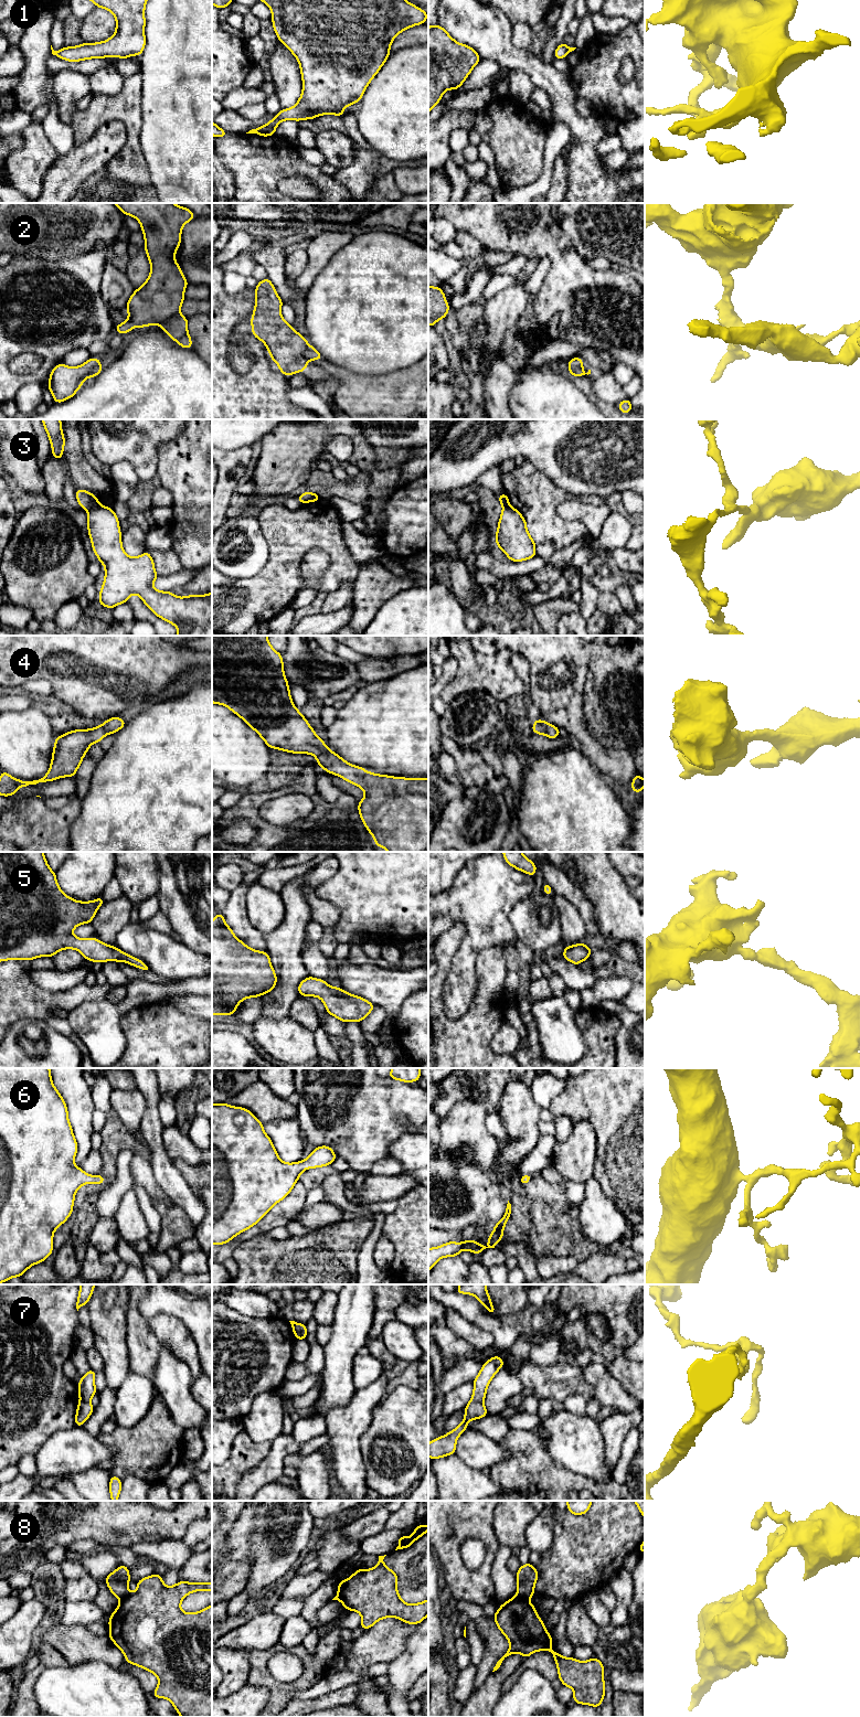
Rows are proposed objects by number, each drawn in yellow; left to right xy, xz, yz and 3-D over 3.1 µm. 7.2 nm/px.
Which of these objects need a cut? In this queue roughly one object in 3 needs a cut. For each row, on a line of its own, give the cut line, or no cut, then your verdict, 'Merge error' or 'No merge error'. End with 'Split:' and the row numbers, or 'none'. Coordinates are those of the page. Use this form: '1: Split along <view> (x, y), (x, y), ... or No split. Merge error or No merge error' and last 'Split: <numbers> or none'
1: No split. No merge error
2: Split along xy (97, 363), (86, 376). Merge error
3: Split along xy (98, 504), (87, 510). Merge error
4: No split. No merge error
5: No split. No merge error
6: No split. No merge error
7: Split along yz (471, 1399), (481, 1403). Merge error
8: Split along yz (517, 1595), (528, 1600). Merge error
Split: 2, 3, 7, 8

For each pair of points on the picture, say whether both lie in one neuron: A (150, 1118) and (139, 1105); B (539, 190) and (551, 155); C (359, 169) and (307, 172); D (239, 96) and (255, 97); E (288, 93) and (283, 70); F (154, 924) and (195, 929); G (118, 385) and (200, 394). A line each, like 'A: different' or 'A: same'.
A: different
B: same
C: same
D: same
E: same
F: different
G: same

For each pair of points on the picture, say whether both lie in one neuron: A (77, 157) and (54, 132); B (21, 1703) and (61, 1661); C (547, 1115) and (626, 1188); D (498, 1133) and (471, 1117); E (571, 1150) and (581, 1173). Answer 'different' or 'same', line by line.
A: different
B: same
C: different
D: same
E: same

